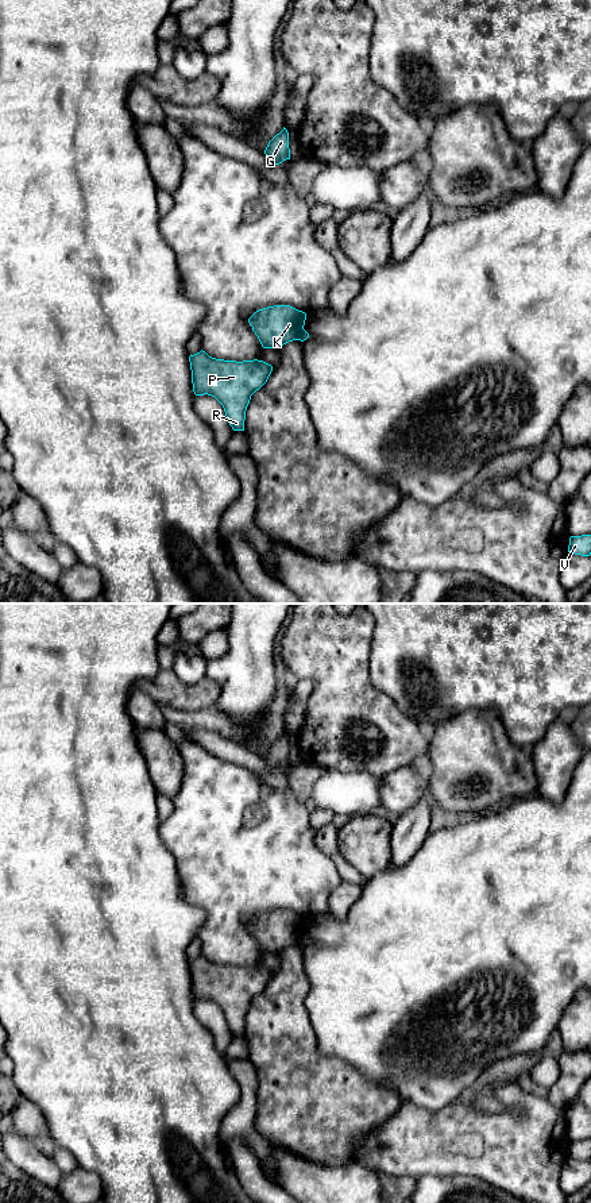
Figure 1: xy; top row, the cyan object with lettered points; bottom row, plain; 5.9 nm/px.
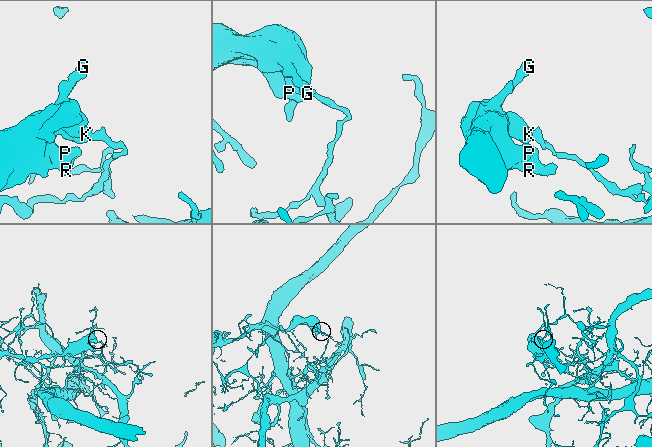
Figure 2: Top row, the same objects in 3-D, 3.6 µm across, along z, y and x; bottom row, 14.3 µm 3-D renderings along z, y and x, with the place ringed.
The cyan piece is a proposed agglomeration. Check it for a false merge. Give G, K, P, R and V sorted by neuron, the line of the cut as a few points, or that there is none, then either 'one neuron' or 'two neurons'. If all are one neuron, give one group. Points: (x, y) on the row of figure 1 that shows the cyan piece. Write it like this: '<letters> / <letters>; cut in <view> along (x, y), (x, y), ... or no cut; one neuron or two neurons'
G K P R / V; cut in xy along (302, 328), (298, 339); two neurons

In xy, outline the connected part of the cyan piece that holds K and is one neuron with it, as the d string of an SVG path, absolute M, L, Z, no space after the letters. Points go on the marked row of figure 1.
M274 305L256 311L248 323L263 348L281 348L300 340L306 313L290 305Z

